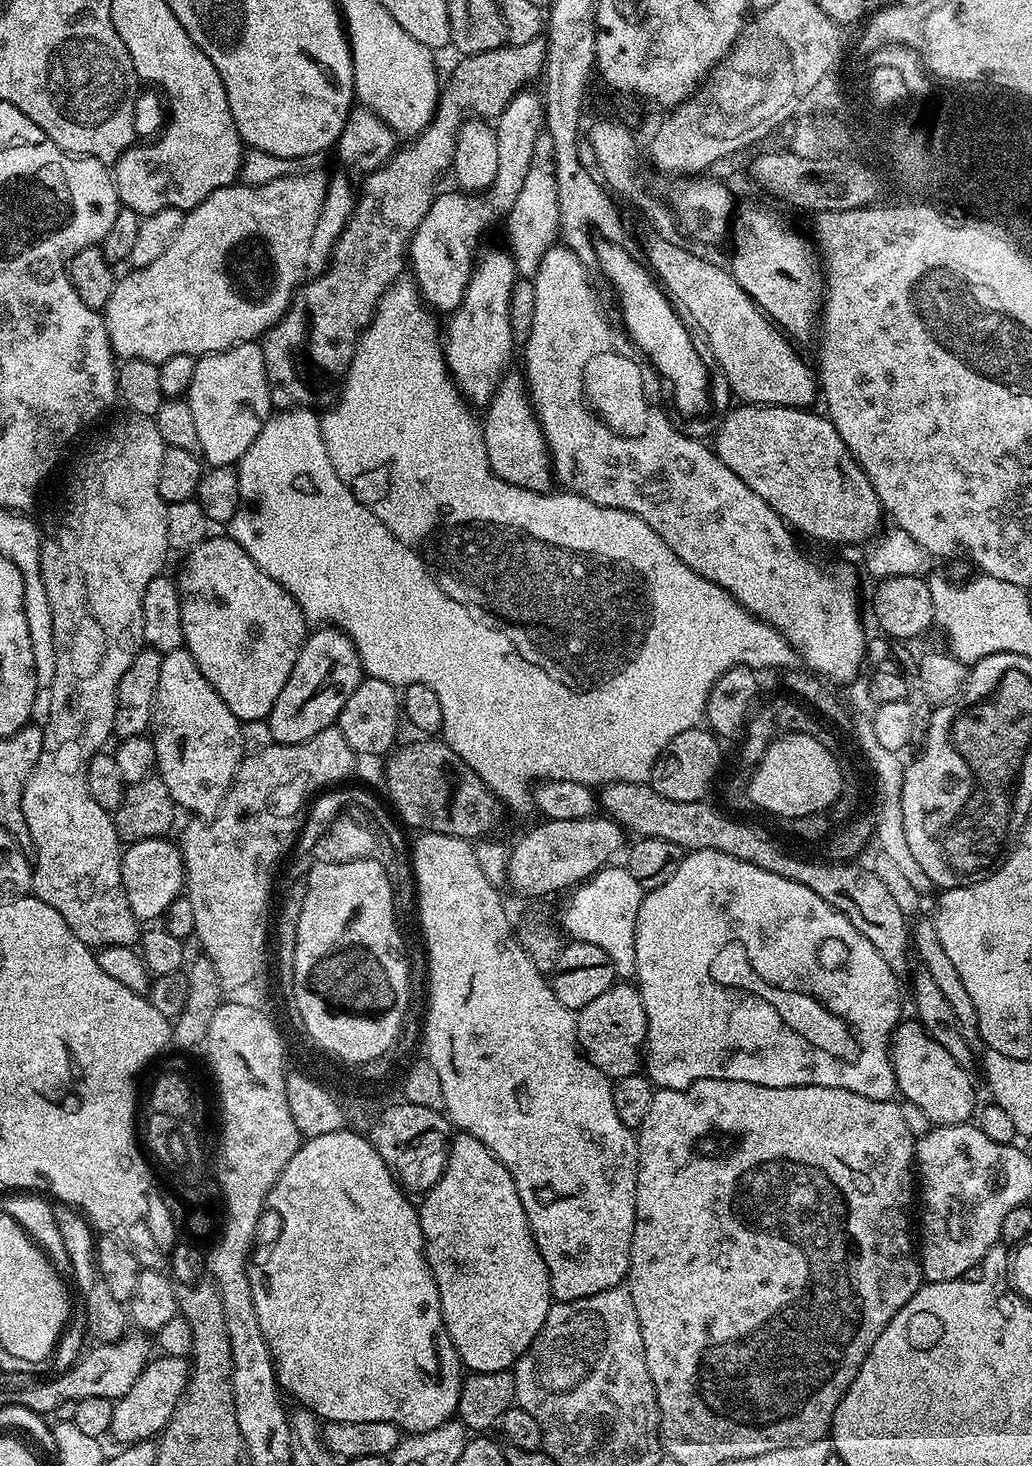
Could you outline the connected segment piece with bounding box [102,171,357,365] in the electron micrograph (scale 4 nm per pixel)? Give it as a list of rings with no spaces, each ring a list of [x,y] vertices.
[[[298,172],[253,188],[237,182],[214,190],[214,194],[210,194],[198,206],[184,212],[184,221],[178,234],[174,234],[170,246],[166,246],[166,250],[162,250],[162,255],[154,258],[154,262],[150,262],[150,266],[132,268],[129,271],[129,276],[121,275],[117,279],[114,290],[110,294],[110,300],[102,309],[102,315],[112,351],[120,360],[145,360],[151,364],[159,365],[166,362],[166,358],[174,358],[178,354],[197,358],[208,356],[211,352],[221,352],[227,348],[233,348],[235,344],[246,344],[263,337],[265,332],[269,332],[283,318],[286,310],[292,304],[296,289],[301,284],[313,280],[328,267],[332,252],[350,218],[352,207],[356,205],[357,198],[354,188],[352,192],[351,182],[340,172],[334,173],[333,176],[328,172]]]

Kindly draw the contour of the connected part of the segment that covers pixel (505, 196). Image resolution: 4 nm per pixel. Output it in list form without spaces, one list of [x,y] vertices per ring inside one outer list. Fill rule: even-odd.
[[[532,91],[520,92],[510,102],[510,106],[506,106],[506,110],[502,110],[502,114],[495,117],[494,127],[498,138],[498,174],[492,185],[487,190],[475,194],[469,194],[463,190],[441,191],[432,199],[430,210],[426,210],[426,218],[418,222],[418,230],[414,230],[412,243],[408,245],[407,259],[410,261],[411,268],[412,266],[414,268],[413,275],[417,287],[421,290],[421,295],[424,296],[429,307],[439,313],[451,314],[464,301],[466,286],[470,282],[474,261],[478,256],[476,242],[495,220],[503,221],[507,217],[509,209],[514,206],[514,201],[518,199],[518,194],[522,191],[522,182],[526,182],[526,170],[530,170],[530,166],[537,159],[536,143],[539,142],[540,136],[542,140],[546,121],[541,93]]]

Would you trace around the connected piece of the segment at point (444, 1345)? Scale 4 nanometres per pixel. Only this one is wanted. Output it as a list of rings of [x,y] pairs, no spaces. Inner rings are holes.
[[[348,1131],[321,1134],[319,1138],[304,1140],[294,1158],[286,1162],[282,1174],[278,1174],[278,1182],[274,1182],[270,1190],[266,1208],[269,1213],[273,1212],[280,1219],[280,1233],[277,1234],[276,1241],[269,1246],[264,1261],[261,1264],[252,1262],[248,1266],[258,1326],[262,1326],[262,1334],[276,1365],[277,1384],[286,1390],[287,1395],[289,1392],[297,1400],[297,1405],[311,1410],[321,1421],[390,1422],[404,1434],[434,1430],[456,1416],[462,1365],[444,1325],[438,1286],[434,1282],[432,1267],[424,1254],[420,1214],[417,1205],[412,1205],[407,1200],[409,1197],[402,1191],[397,1177],[392,1172],[393,1169],[380,1157],[378,1150],[374,1150],[371,1139],[367,1135],[359,1136],[356,1132]]]

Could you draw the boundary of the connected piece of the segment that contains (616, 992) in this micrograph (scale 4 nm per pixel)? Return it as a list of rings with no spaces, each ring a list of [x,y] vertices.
[[[613,984],[610,990],[606,990],[606,994],[598,994],[590,1006],[579,1009],[576,1018],[576,1040],[581,1052],[599,1072],[609,1078],[634,1076],[642,1068],[642,1049],[648,1038],[646,1010],[639,987],[629,984]]]

